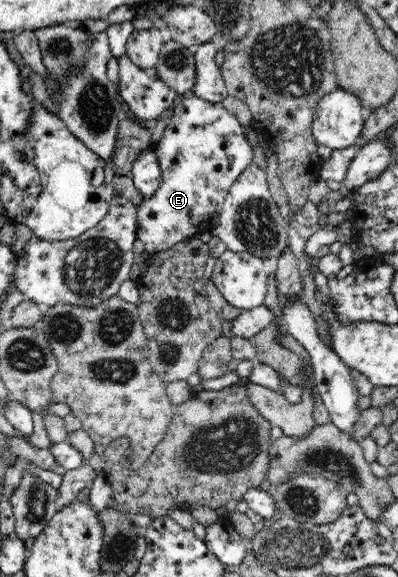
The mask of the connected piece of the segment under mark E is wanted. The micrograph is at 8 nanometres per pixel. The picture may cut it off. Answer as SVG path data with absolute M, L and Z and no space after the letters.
M196 96L193 98L179 98L172 110L173 116L165 127L164 136L162 136L162 139L158 140L153 146L161 169L160 186L149 199L143 200L137 207L137 220L140 222L140 230L137 232L137 238L145 244L145 250L150 254L166 250L167 248L174 246L174 244L180 243L182 240L195 238L206 232L212 232L213 227L218 225L218 215L222 212L223 202L225 201L225 196L228 194L229 188L234 184L238 176L243 174L250 164L253 164L252 146L250 146L248 140L246 140L246 136L244 136L242 124L238 122L236 116L233 116L228 110L224 109L224 106L221 103L210 103L206 100L201 100Z

